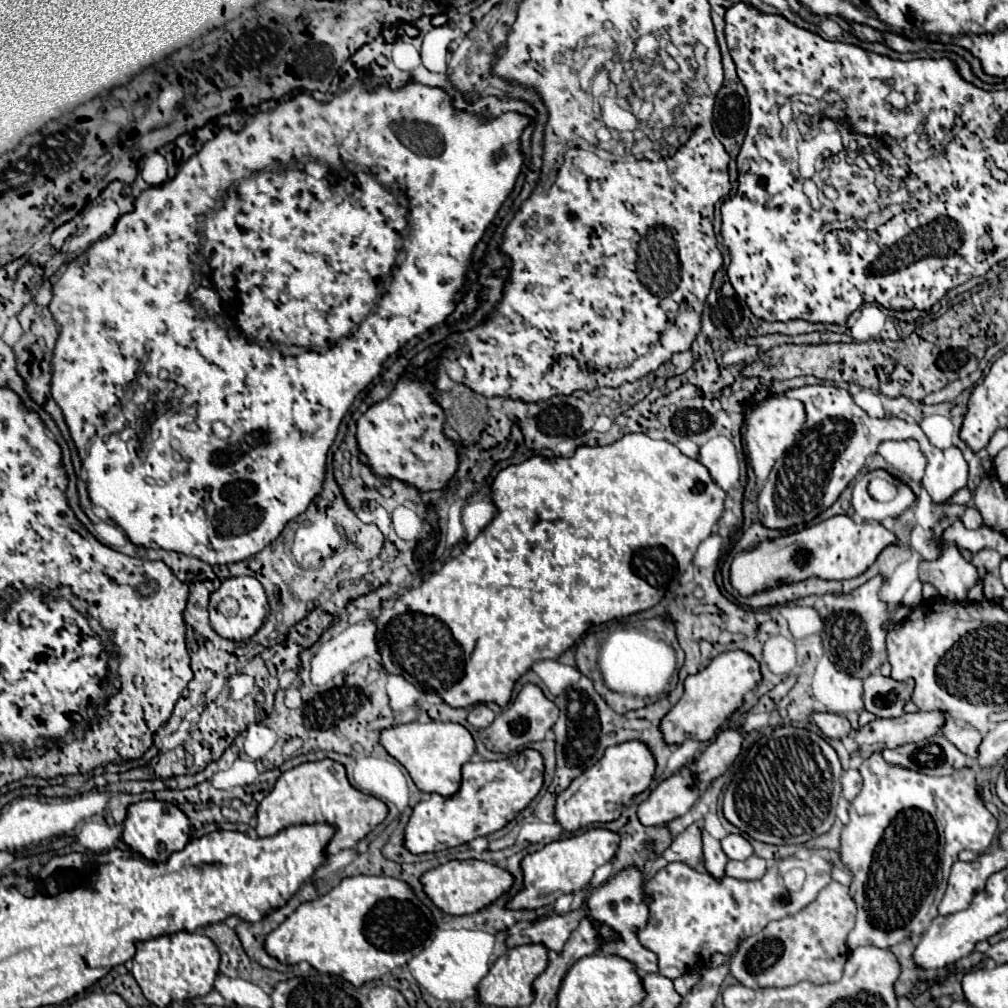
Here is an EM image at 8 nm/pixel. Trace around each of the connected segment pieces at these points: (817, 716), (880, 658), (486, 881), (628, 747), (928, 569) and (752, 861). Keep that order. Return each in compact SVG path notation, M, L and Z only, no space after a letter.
M814 713L812 715L824 737L828 739L842 739L850 733L850 721L836 713Z
M880 575L868 579L862 587L850 591L850 593L838 593L838 595L810 595L798 601L798 605L810 605L814 607L822 621L824 621L824 649L830 655L830 659L848 675L866 679L868 675L876 673L888 659L886 655L886 623L900 623L910 615L910 607L900 607L900 603L890 605L880 599L880 589L884 585L884 579Z
M448 861L422 875L426 895L448 915L468 915L482 911L494 903L502 893L510 891L514 885L514 875L504 867L486 861Z
M628 741L608 747L604 757L580 777L576 777L568 789L556 799L556 821L564 831L578 831L592 823L606 823L618 819L626 801L648 789L654 775L654 757L644 743Z
M948 549L930 565L922 561L920 581L930 581L946 601L964 601L966 591L978 583L978 573L956 549Z
M752 855L740 863L736 861L728 861L726 865L726 875L734 877L734 879L760 879L766 871L766 861Z

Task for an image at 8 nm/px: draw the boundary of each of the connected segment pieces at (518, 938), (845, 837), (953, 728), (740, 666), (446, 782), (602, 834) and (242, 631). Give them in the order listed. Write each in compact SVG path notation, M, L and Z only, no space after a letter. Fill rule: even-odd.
M582 909L570 911L566 915L544 917L522 931L510 933L506 937L506 947L516 947L516 945L524 945L524 943L544 943L548 949L560 953L564 943L570 937L570 933L578 927L582 917L584 917Z
M872 753L860 765L864 779L862 791L850 803L850 821L840 837L840 861L850 869L850 895L858 907L856 925L850 931L850 949L874 945L888 949L902 943L910 935L922 935L938 915L938 905L944 897L952 863L962 849L984 853L998 833L998 819L986 809L972 767L964 767L946 777L928 777L904 767L888 765L880 753Z
M952 717L946 721L946 727L942 729L946 739L956 745L964 755L976 757L976 751L982 743L982 735L972 725L958 725Z
M728 651L718 655L708 667L704 667L696 675L686 677L682 699L660 721L660 733L664 735L664 743L680 745L684 739L710 741L720 729L720 725L742 705L744 693L752 691L758 685L758 681L758 663L748 653Z
M404 723L384 729L380 735L382 747L400 761L410 773L420 791L450 797L460 789L460 767L474 755L474 739L460 723Z
M594 827L576 837L548 843L542 851L526 855L522 861L524 889L508 903L508 907L510 909L538 909L544 905L552 905L564 893L582 891L590 883L594 871L602 867L604 863L612 861L618 845L620 845L620 835L604 827Z
M240 575L240 577L224 579L224 581L220 583L220 587L210 595L210 607L208 607L208 611L210 611L210 625L212 625L212 629L214 629L220 637L226 637L226 639L232 639L232 641L242 641L242 639L254 635L254 633L262 627L264 619L266 619L268 613L270 613L270 607L268 607L268 599L266 599L266 593L264 593L260 581L258 581L256 577ZM224 597L234 597L234 599L240 603L240 609L238 609L236 615L226 617L226 615L222 615L222 613L218 611L218 603L220 603Z

